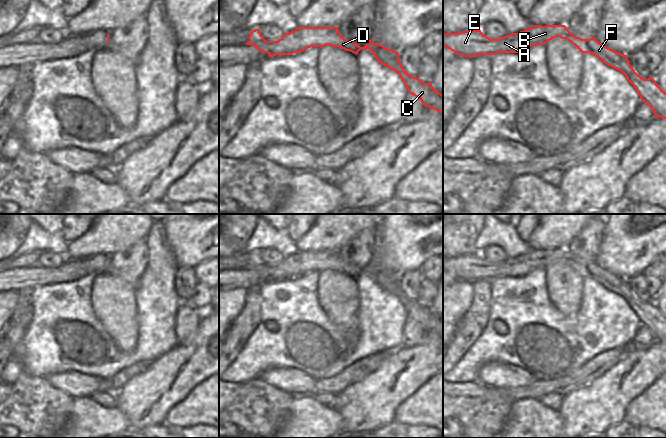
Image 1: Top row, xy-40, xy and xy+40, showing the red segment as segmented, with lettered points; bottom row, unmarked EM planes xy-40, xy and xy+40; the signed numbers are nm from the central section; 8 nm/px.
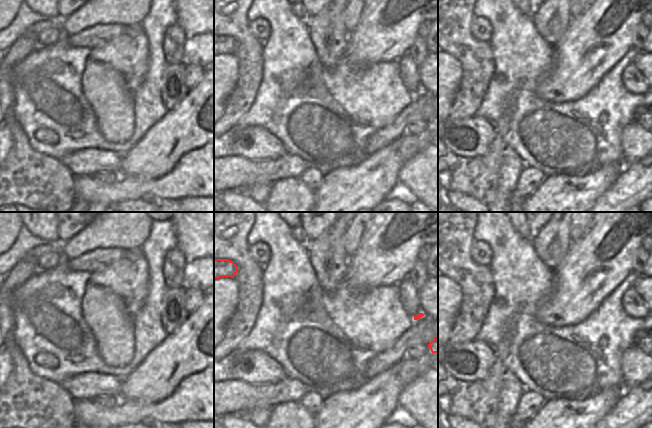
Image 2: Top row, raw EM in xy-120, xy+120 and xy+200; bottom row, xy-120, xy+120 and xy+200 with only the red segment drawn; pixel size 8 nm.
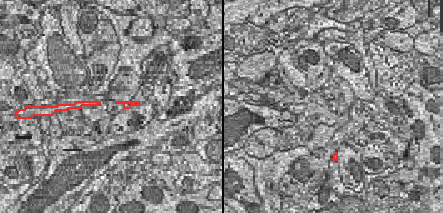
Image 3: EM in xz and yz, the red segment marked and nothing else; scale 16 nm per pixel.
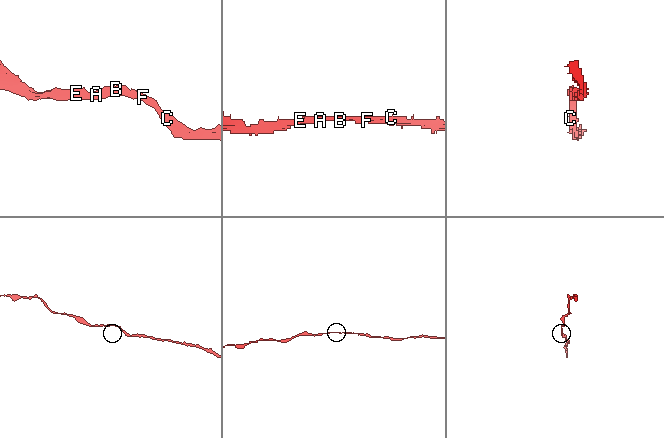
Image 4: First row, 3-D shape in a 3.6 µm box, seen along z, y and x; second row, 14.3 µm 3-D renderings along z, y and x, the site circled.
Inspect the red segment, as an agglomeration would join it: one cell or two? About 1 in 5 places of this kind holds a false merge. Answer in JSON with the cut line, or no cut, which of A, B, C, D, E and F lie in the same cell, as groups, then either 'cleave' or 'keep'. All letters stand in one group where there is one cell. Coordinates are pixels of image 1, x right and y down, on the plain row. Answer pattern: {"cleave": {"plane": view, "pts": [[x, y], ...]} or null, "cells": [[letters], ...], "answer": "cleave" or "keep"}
{"cleave": null, "cells": [["A", "B", "C", "D", "E", "F"]], "answer": "keep"}

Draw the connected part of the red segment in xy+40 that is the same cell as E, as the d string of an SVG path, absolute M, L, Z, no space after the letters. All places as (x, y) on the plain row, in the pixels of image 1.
M533 249L524 255L512 257L500 263L490 263L480 253L443 257L443 271L464 281L522 277L534 269L545 269L556 261L567 263L582 277L590 277L606 289L620 295L635 312L641 325L653 334L655 341L666 343L666 317L652 301L644 303L638 299L627 279L602 269L595 261L590 263L576 261L565 249Z

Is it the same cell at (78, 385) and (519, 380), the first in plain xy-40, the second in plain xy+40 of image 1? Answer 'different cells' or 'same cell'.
same cell

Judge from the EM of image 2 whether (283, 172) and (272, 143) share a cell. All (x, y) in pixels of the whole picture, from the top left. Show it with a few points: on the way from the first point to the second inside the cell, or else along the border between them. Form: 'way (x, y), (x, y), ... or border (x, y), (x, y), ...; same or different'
border (286, 153), (276, 158), (265, 158), (255, 161); different

